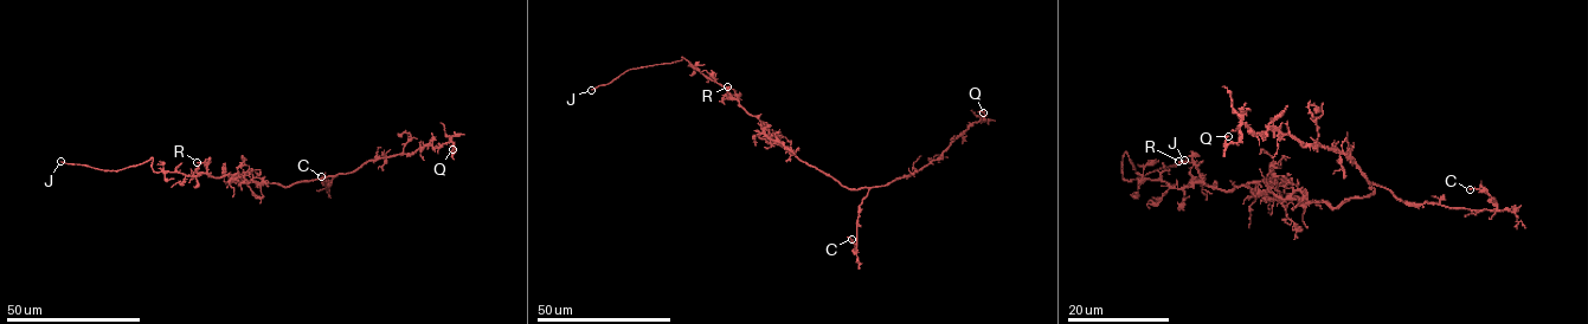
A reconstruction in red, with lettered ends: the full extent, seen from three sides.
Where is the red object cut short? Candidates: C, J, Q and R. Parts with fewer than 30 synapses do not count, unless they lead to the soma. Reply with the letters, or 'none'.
J

